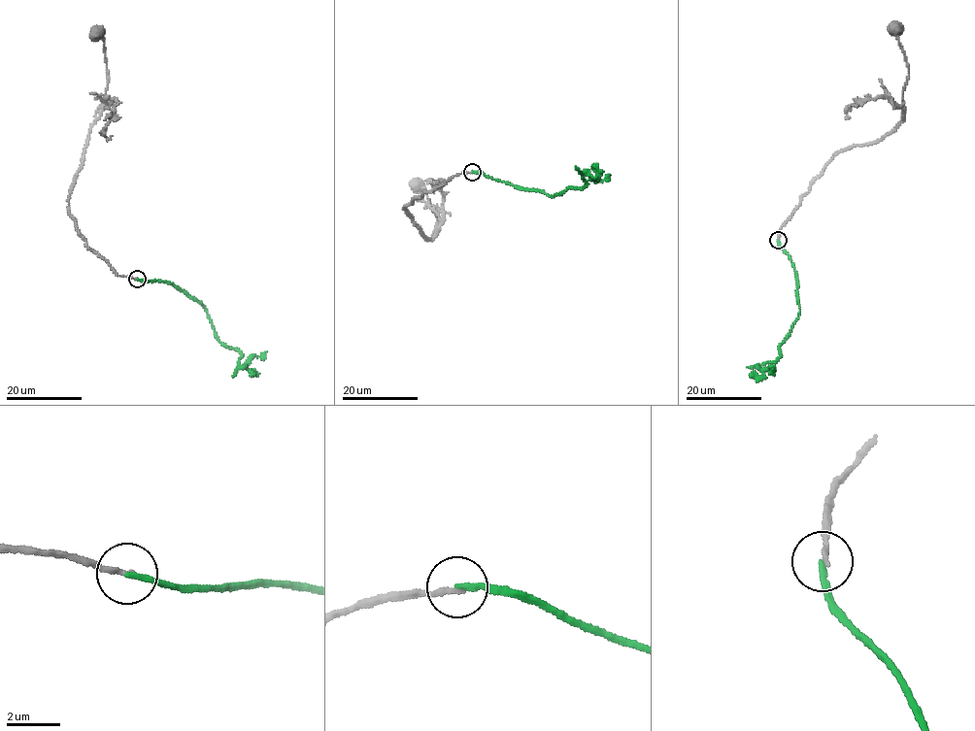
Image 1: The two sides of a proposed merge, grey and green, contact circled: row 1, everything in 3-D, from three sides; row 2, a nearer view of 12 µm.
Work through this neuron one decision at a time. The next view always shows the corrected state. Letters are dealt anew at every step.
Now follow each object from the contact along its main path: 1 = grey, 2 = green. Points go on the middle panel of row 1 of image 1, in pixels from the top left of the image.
1: (472, 172), (459, 174), (405, 206), (404, 210), (422, 236), (432, 239), (438, 218), (423, 188), (417, 184)
2: (472, 171), (553, 197), (571, 186), (580, 188), (586, 184), (584, 173), (598, 181), (610, 175)

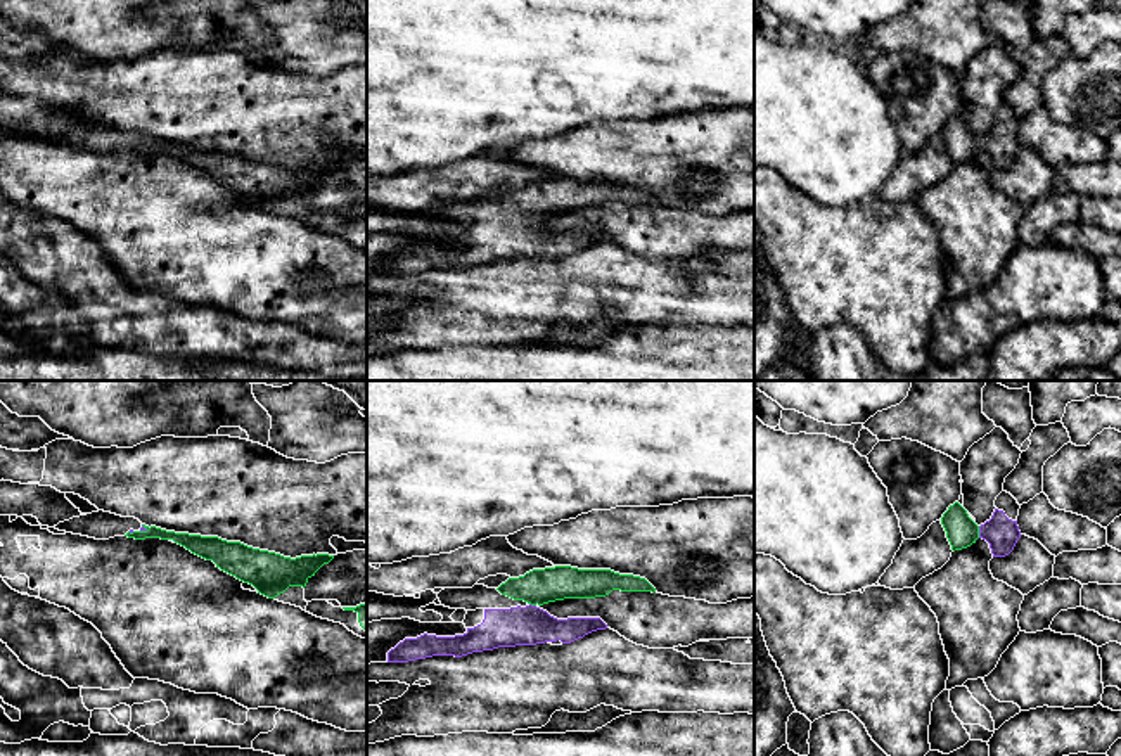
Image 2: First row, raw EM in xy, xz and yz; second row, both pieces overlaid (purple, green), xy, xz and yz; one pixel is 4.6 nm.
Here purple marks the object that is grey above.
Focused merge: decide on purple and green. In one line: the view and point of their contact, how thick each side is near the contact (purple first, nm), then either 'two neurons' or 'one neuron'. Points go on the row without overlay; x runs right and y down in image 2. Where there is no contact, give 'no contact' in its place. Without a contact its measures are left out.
meets purple in yz at (980, 144); 160 nm thick on the purple side, 150 nm on the other; one neuron

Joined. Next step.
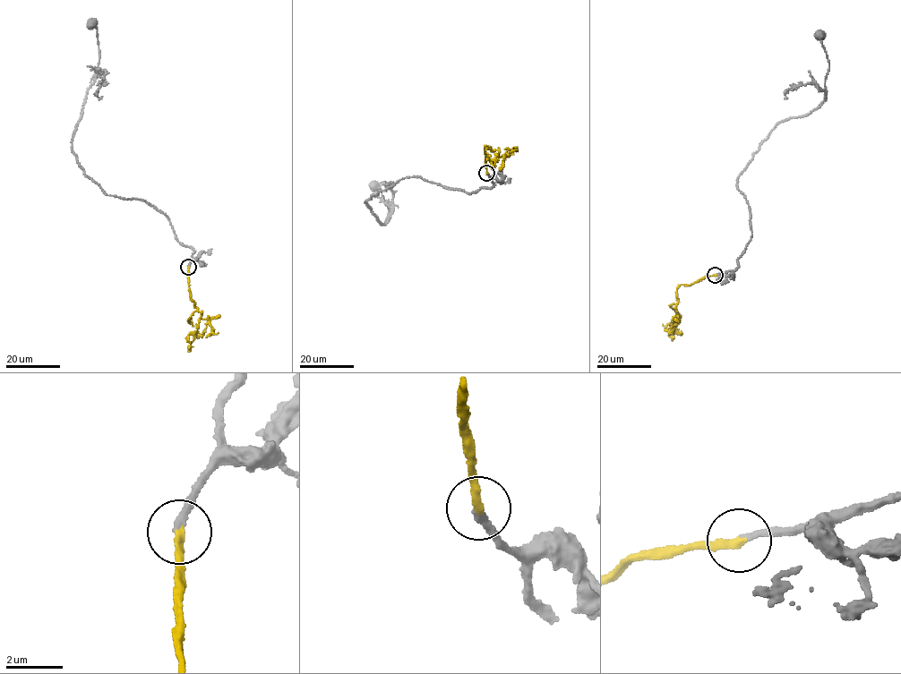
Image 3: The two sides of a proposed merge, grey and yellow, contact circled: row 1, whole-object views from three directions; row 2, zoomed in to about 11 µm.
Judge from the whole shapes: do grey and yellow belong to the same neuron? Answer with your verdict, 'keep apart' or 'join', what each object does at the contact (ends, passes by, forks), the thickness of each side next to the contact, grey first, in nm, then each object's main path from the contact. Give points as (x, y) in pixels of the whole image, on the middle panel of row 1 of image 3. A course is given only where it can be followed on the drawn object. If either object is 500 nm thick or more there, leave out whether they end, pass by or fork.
join; grey ends; yellow ends; calibres 240 and 280 nm; course grey (486, 173), (493, 186), (469, 193), (418, 177), (402, 178), (364, 203), (385, 224), (390, 209), (374, 185); course yellow (486, 173), (484, 146), (493, 151), (498, 150), (497, 156), (508, 155), (505, 154), (503, 165), (499, 167)

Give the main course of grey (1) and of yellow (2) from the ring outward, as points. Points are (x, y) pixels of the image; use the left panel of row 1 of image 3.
1: (188, 267), (193, 250), (176, 239), (168, 217), (141, 200), (109, 196), (72, 149), (98, 61), (91, 24)
2: (188, 267), (191, 300), (201, 312), (199, 319), (209, 320), (203, 335), (196, 337)

